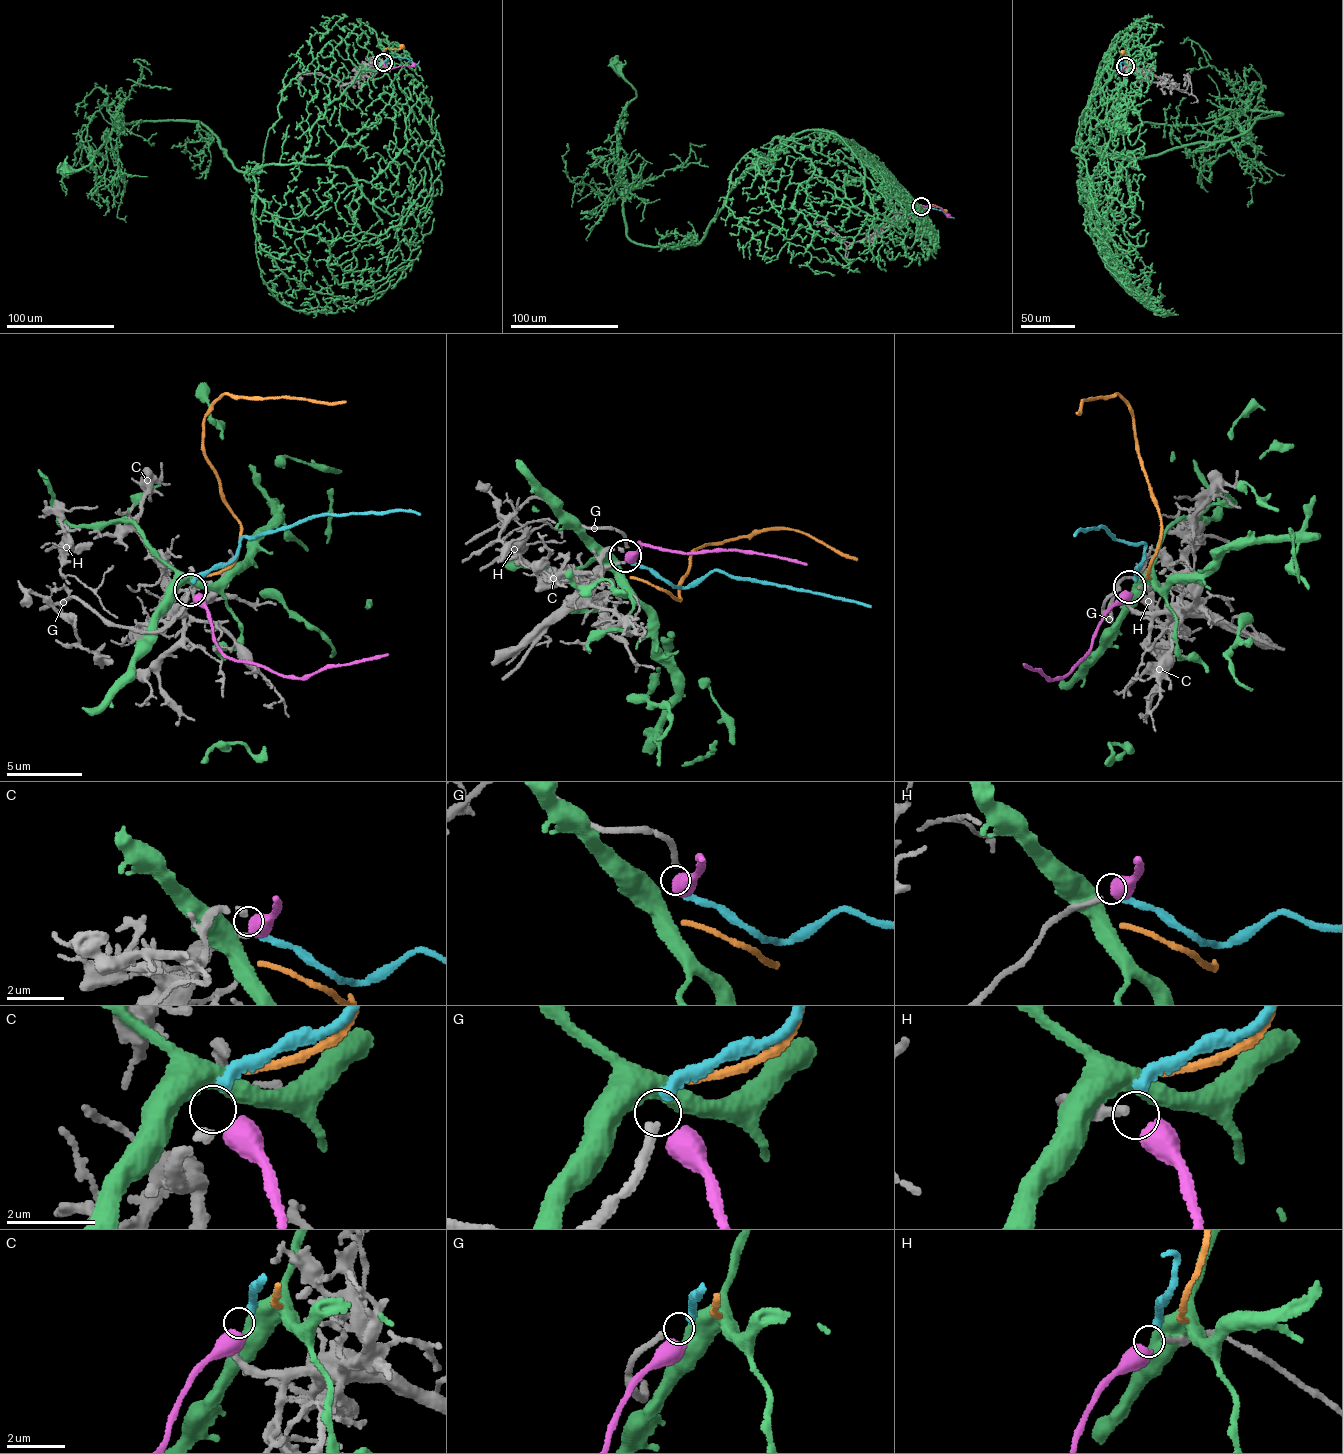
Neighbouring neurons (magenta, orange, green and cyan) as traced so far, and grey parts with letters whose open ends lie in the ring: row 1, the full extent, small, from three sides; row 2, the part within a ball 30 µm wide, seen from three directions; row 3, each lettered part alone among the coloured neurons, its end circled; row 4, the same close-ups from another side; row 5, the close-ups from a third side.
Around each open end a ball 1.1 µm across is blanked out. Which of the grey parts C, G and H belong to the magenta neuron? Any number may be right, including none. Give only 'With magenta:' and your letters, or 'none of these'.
With magenta: G

